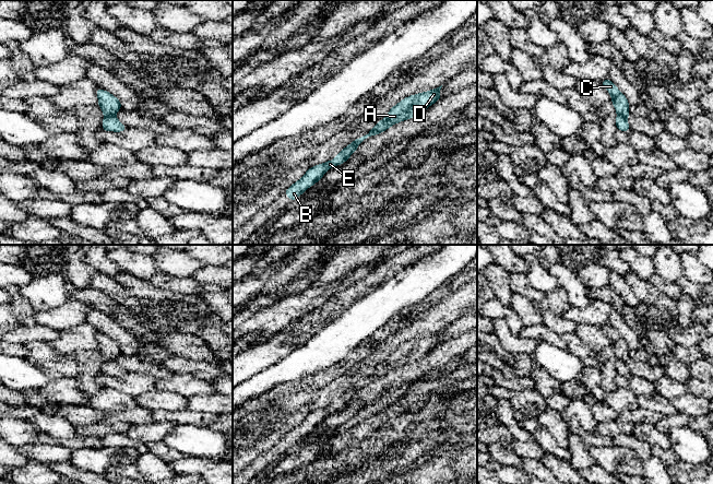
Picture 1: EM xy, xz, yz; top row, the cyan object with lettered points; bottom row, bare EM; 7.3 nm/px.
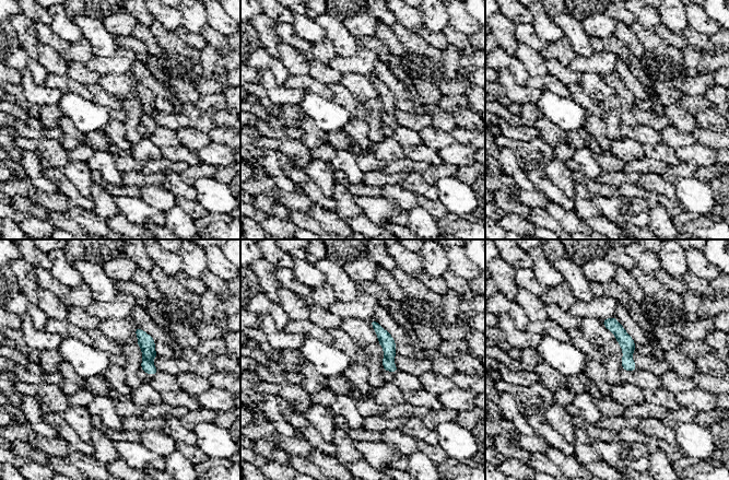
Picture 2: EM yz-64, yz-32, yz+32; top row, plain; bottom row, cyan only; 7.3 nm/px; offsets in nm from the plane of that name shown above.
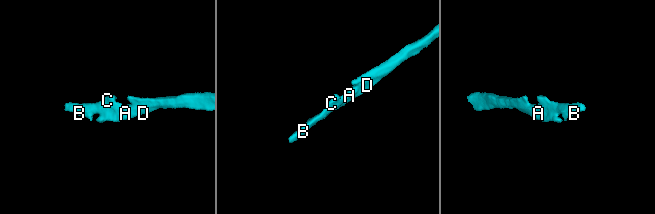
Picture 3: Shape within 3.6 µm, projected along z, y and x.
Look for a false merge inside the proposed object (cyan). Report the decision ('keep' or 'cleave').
keep

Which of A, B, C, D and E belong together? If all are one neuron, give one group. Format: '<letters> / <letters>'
A B C D E

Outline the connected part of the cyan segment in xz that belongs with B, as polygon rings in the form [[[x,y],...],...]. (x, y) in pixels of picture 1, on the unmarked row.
[[[442,330],[437,333],[403,343],[400,347],[393,351],[387,358],[385,363],[378,366],[367,379],[355,383],[350,389],[337,398],[333,406],[328,404],[323,409],[310,412],[306,418],[298,426],[294,427],[289,433],[287,433],[284,438],[289,442],[290,446],[295,446],[308,433],[321,425],[328,414],[345,408],[350,402],[350,400],[356,397],[358,390],[369,381],[379,379],[395,368],[420,359],[429,351],[441,344],[441,332]]]

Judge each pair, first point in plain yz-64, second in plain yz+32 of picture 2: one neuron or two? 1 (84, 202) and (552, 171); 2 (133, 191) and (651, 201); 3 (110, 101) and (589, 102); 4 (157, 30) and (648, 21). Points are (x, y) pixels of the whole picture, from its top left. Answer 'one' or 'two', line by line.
1: two
2: two
3: one
4: two

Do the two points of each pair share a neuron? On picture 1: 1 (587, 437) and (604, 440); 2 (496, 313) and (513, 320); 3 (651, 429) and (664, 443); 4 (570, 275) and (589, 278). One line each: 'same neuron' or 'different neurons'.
1: same neuron
2: same neuron
3: same neuron
4: different neurons

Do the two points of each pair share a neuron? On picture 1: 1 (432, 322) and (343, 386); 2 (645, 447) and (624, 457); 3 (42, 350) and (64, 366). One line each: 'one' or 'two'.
1: one
2: two
3: one

